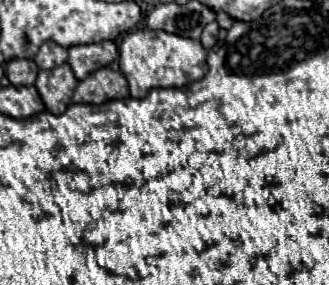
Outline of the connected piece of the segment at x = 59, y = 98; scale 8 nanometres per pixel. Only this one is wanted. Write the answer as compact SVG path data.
M68 63L58 65L50 71L40 71L36 79L36 89L46 109L54 115L64 113L66 107L72 103L72 93L76 85L78 85L78 79L74 77Z

